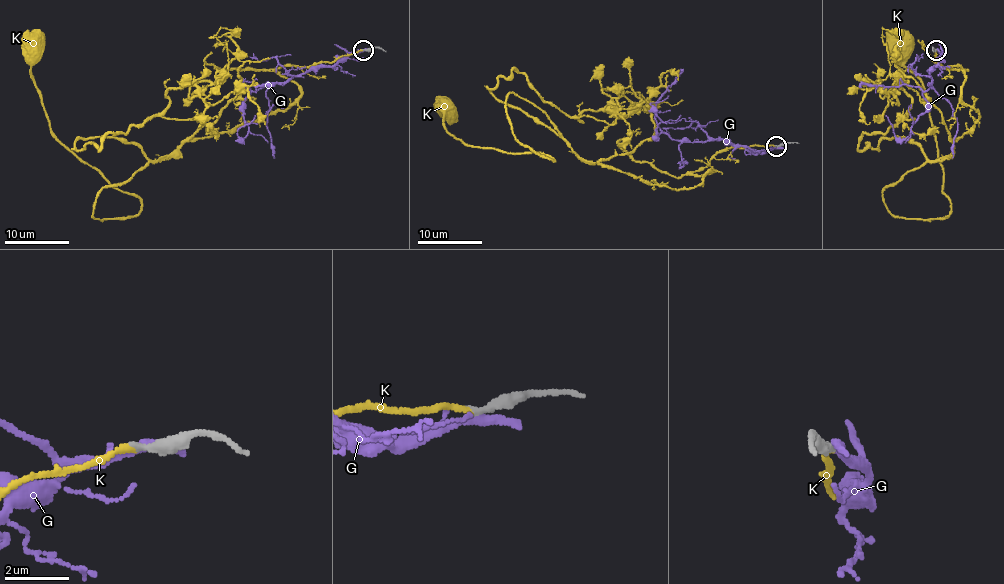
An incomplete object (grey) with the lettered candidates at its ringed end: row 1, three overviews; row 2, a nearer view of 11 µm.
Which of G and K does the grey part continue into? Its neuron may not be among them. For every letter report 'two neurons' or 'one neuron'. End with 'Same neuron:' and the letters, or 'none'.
G: two neurons
K: one neuron
Same neuron: K

